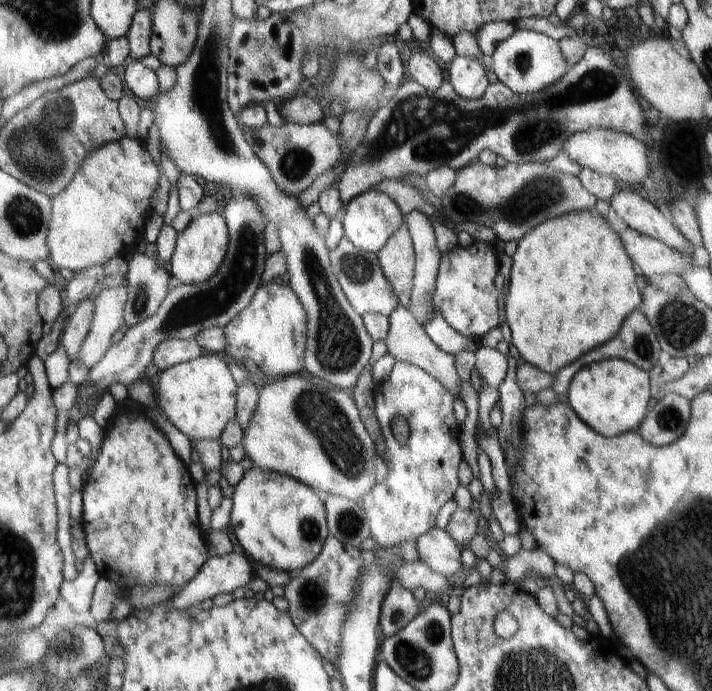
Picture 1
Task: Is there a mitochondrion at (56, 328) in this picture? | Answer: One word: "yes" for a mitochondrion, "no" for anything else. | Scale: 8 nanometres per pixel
no

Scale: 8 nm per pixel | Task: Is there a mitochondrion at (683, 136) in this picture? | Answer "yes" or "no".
no

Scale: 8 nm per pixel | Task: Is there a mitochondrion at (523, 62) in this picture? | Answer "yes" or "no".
yes

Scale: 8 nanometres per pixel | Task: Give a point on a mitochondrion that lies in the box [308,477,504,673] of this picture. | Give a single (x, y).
(349, 523)

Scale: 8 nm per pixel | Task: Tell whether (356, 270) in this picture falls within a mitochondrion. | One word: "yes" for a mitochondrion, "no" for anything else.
yes

